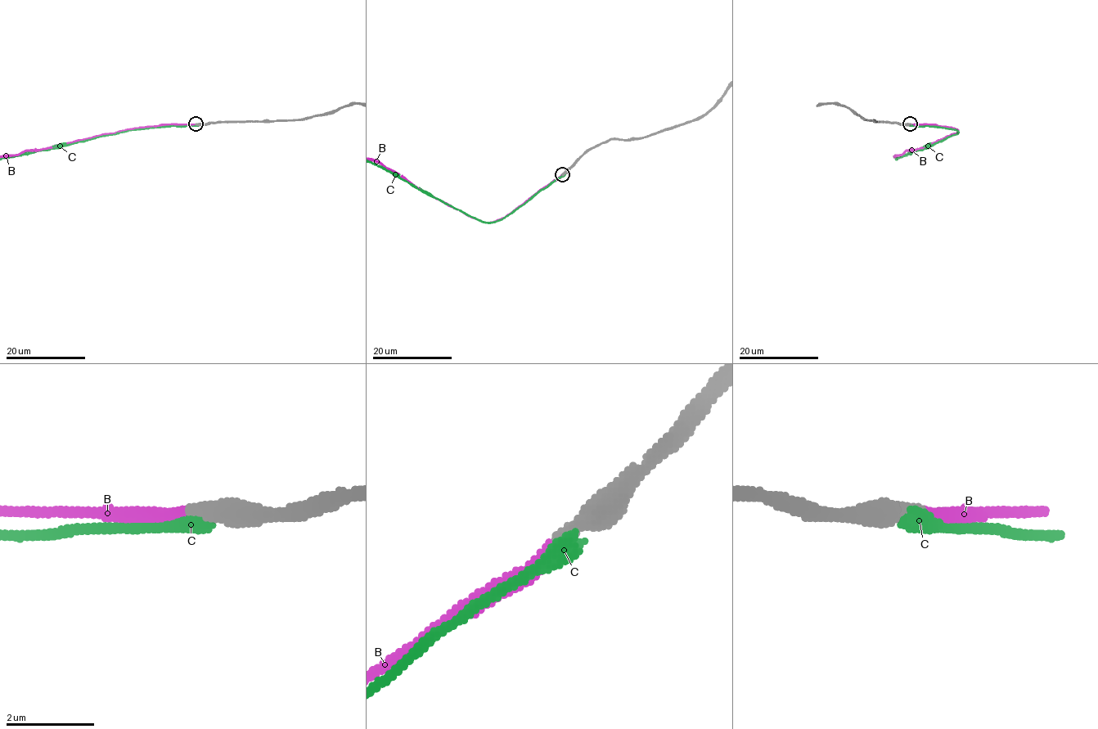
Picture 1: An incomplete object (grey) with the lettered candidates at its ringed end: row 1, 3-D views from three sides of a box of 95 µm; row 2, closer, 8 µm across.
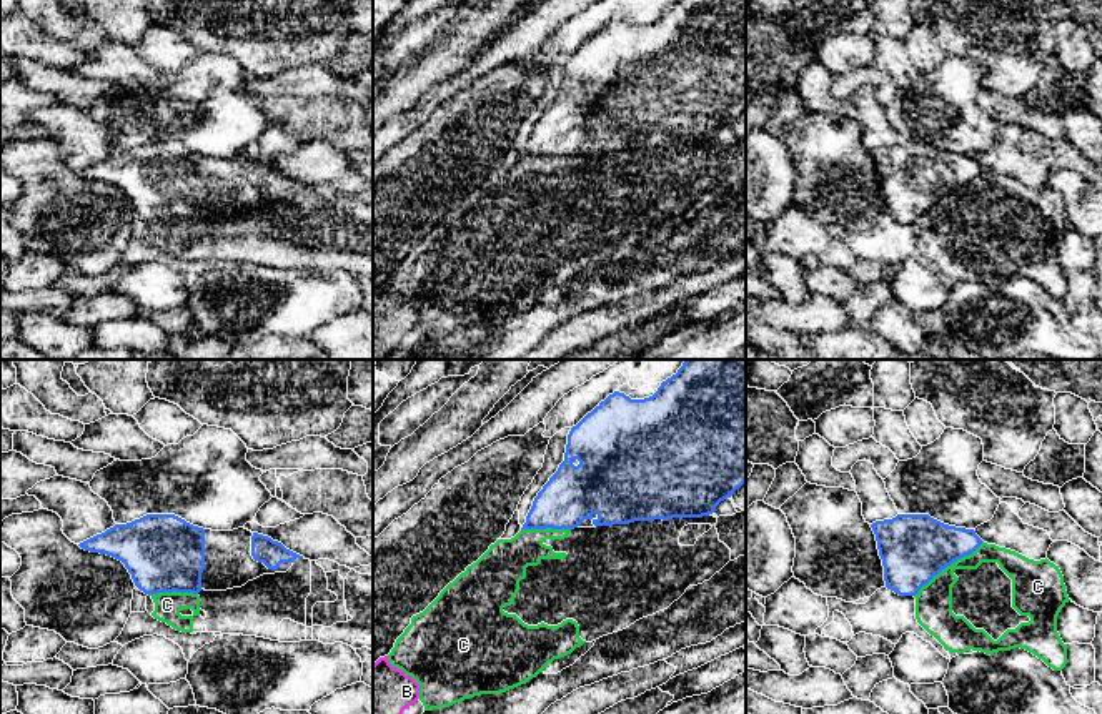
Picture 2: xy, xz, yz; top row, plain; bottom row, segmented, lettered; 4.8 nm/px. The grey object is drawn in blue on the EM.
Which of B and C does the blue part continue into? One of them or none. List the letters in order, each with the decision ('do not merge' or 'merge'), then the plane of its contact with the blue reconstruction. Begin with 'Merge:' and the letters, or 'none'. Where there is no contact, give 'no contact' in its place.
Merge: B
B: merge | no contact
C: do not merge | yz

